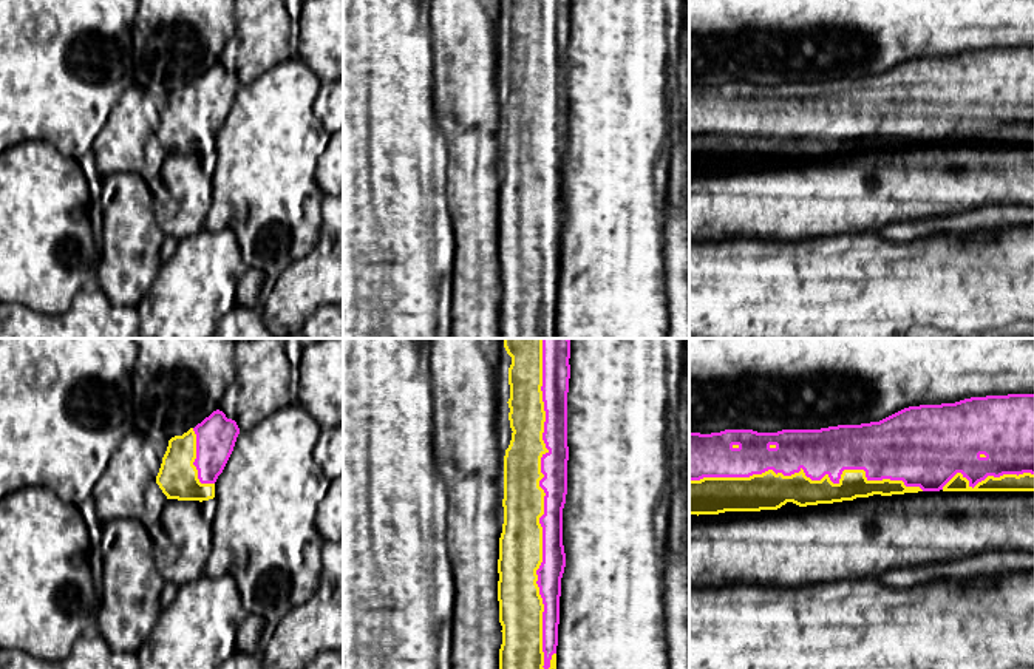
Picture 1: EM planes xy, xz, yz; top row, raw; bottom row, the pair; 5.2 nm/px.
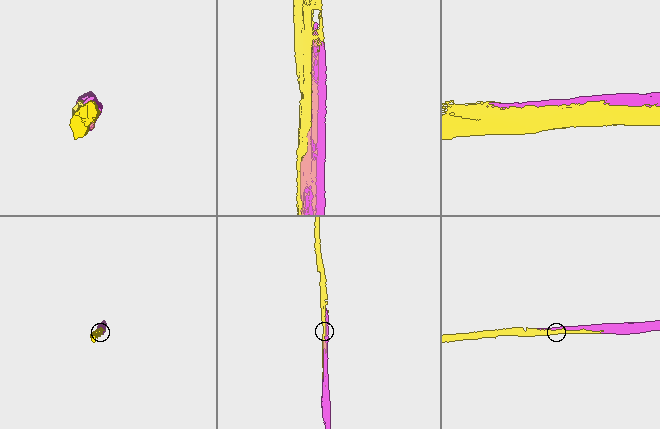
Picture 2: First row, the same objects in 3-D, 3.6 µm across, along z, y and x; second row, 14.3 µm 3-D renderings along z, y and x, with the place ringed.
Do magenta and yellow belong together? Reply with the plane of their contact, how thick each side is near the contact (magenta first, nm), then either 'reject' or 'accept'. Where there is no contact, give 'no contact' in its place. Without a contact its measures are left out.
xz | 140/220 nm | accept

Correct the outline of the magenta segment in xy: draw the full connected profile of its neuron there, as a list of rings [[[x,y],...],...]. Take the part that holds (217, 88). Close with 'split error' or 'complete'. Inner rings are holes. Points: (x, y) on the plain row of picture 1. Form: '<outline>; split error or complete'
[[[219,63],[195,82],[168,94],[156,138],[167,153],[209,155],[240,88],[235,74]]]; split error

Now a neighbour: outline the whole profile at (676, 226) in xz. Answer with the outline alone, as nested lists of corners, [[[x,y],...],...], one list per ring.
[[[685,0],[685,20],[677,60],[677,88],[672,111],[671,161],[663,204],[665,294],[668,300],[668,338],[689,338],[689,218],[688,218],[688,117],[689,117],[689,0]]]

